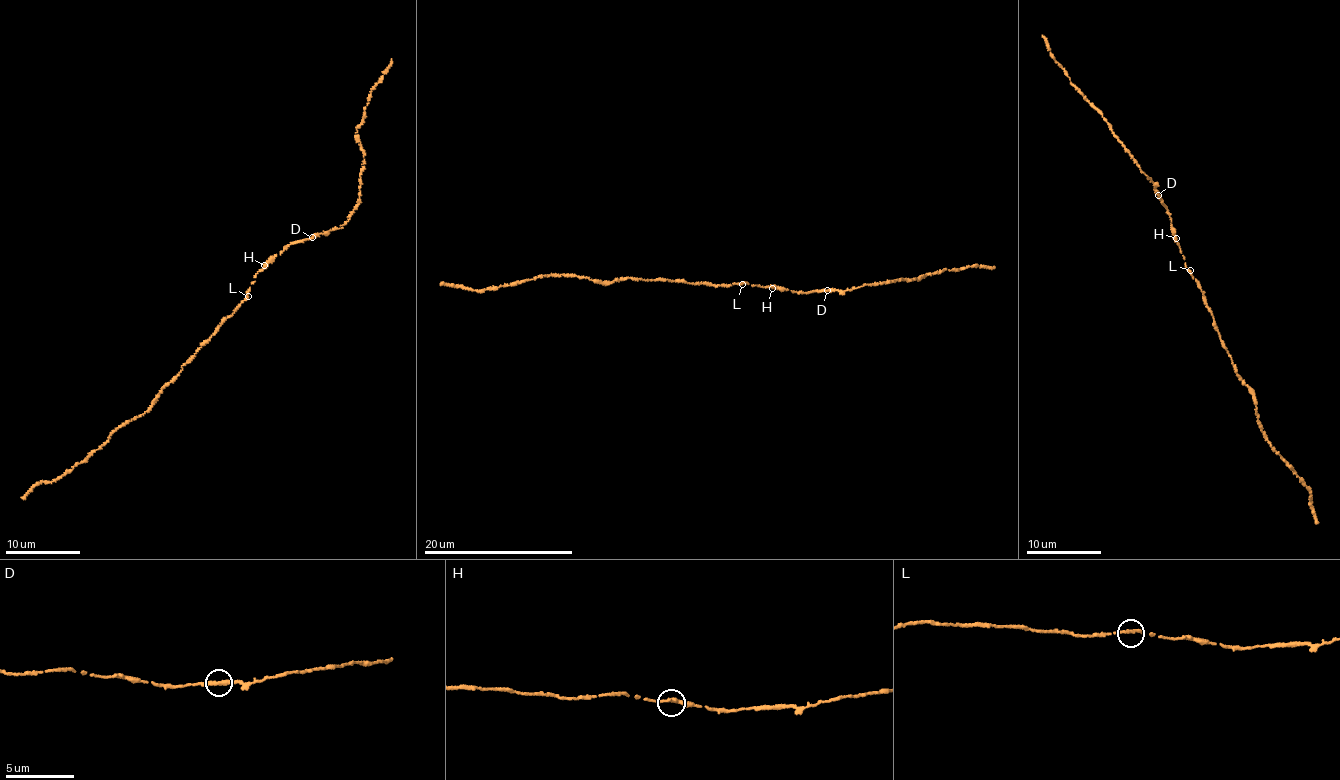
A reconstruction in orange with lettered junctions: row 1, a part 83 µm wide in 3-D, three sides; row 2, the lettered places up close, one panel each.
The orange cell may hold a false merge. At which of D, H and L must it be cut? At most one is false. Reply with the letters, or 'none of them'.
none of them

